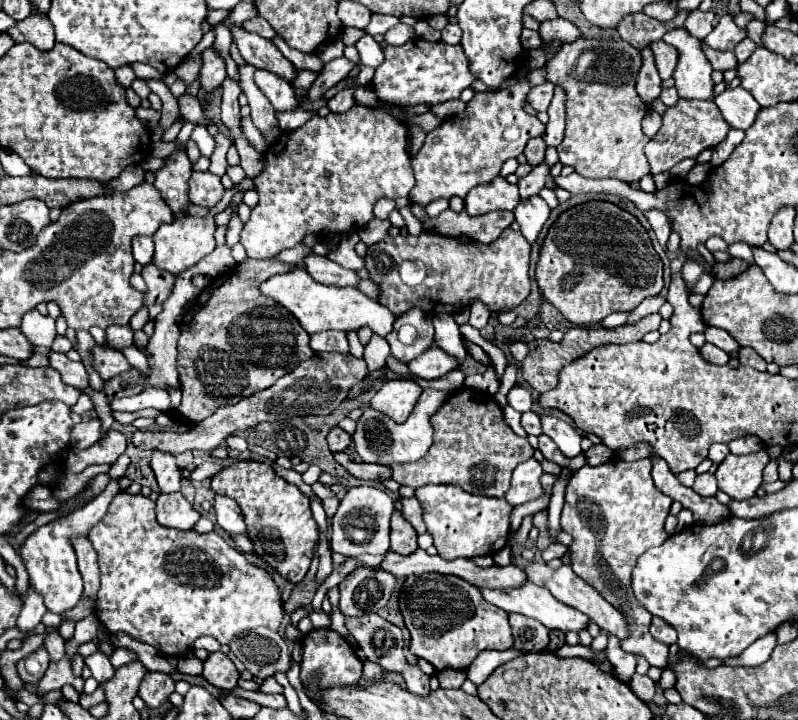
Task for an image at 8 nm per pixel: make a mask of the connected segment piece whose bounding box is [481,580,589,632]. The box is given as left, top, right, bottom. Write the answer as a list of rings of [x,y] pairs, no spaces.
[[[529,580],[525,584],[521,584],[519,588],[503,588],[503,590],[489,590],[489,588],[485,588],[485,590],[481,590],[481,594],[483,594],[483,598],[487,602],[491,602],[493,606],[505,610],[507,614],[517,612],[517,614],[535,618],[537,622],[541,622],[549,630],[561,630],[561,632],[573,630],[573,632],[579,632],[579,630],[587,628],[587,624],[589,624],[589,618],[585,618],[585,614],[581,614],[581,612],[577,612],[577,610],[573,610],[573,608],[557,602],[553,598],[553,594],[549,594],[549,590],[537,586],[537,584],[529,582]]]

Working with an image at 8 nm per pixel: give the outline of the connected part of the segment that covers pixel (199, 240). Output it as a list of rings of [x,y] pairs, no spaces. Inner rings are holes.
[[[245,178],[240,183],[233,185],[232,188],[225,191],[225,198],[211,208],[211,214],[207,218],[197,218],[197,216],[177,216],[171,224],[161,224],[159,230],[153,234],[153,242],[155,242],[155,254],[153,254],[153,264],[169,274],[179,274],[181,270],[187,270],[191,266],[195,266],[201,258],[205,258],[209,252],[215,250],[215,222],[213,216],[217,212],[223,212],[227,202],[233,198],[238,191],[246,191],[252,187],[252,181]]]

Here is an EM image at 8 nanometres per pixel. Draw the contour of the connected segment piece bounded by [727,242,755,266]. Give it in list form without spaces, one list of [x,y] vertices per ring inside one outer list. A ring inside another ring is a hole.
[[[745,242],[731,244],[727,252],[729,252],[733,258],[739,258],[739,260],[749,262],[749,266],[753,266],[753,264],[755,264],[755,260],[753,260],[753,248],[751,248],[749,244],[745,244]]]

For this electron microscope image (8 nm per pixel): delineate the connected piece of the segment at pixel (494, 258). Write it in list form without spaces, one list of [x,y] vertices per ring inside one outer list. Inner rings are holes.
[[[507,228],[491,244],[423,230],[419,236],[407,234],[371,244],[367,248],[365,268],[371,272],[371,280],[375,280],[383,290],[379,302],[383,306],[389,306],[395,316],[401,316],[413,306],[431,314],[453,314],[457,308],[467,306],[473,300],[483,300],[491,308],[491,312],[505,312],[521,304],[531,290],[529,252],[531,244],[521,232],[515,232],[511,228]],[[407,258],[417,258],[427,266],[427,276],[419,286],[407,286],[399,276],[399,264]]]

